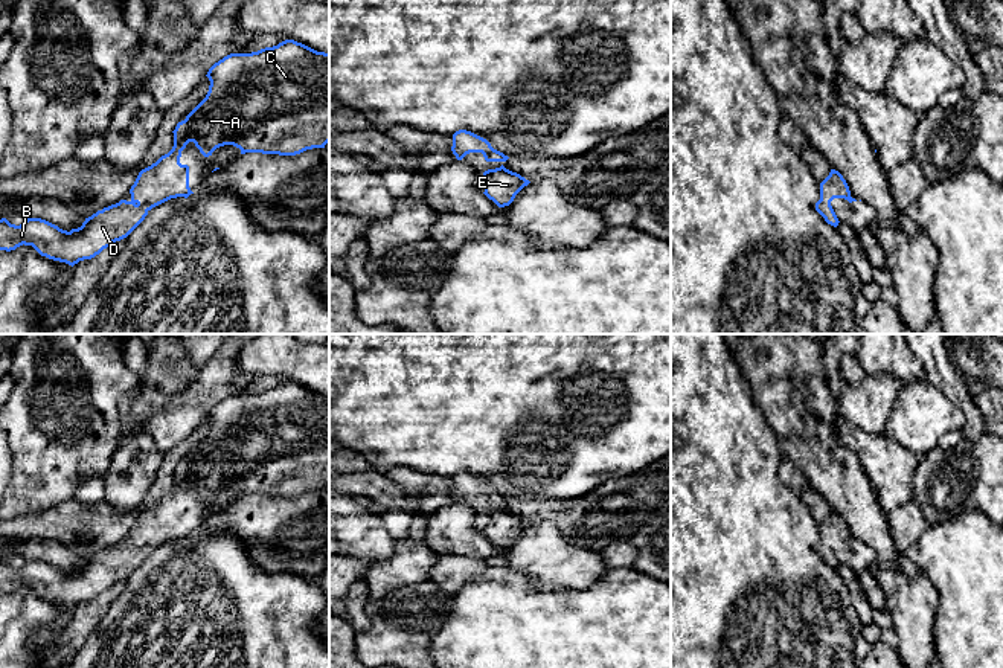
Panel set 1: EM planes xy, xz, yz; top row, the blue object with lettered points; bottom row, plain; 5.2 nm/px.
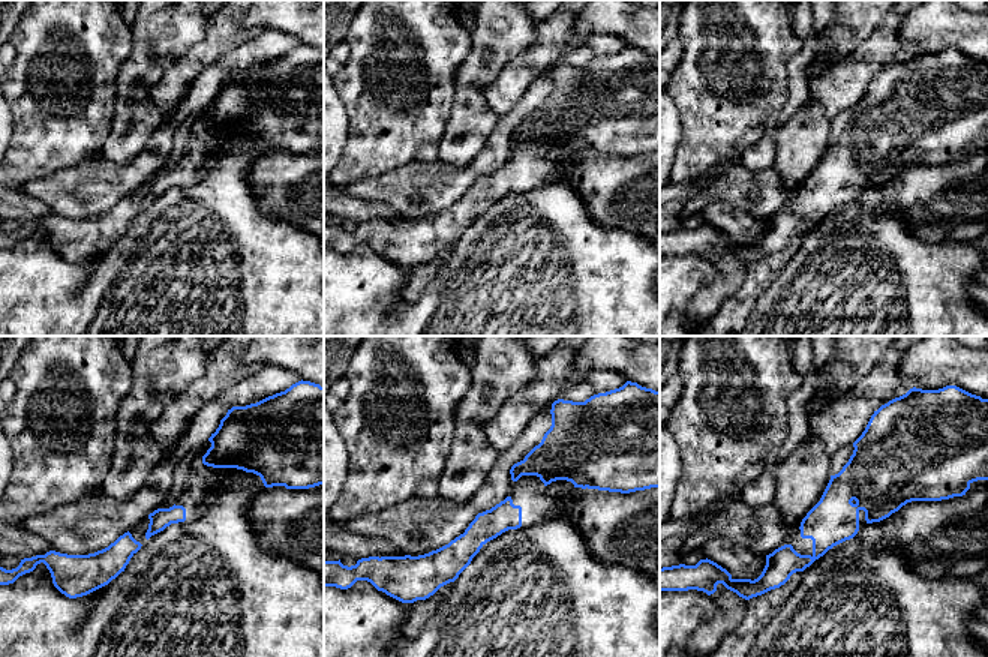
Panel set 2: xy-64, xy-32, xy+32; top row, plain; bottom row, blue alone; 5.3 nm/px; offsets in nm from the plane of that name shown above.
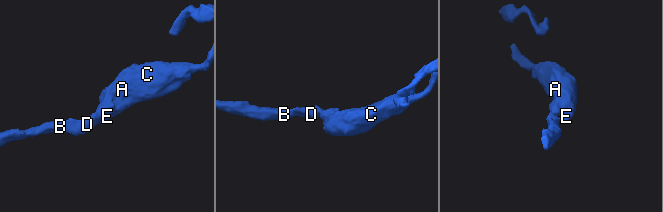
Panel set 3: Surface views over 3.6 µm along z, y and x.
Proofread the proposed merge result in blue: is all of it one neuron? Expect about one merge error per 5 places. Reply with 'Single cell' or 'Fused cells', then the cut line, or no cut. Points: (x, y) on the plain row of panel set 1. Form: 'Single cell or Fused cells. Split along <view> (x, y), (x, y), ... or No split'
Single cell. No split

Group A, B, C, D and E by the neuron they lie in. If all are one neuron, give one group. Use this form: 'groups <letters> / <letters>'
groups A B C D E

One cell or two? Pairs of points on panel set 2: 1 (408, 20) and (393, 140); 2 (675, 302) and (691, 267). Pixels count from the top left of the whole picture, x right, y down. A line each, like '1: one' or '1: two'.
1: one
2: one

